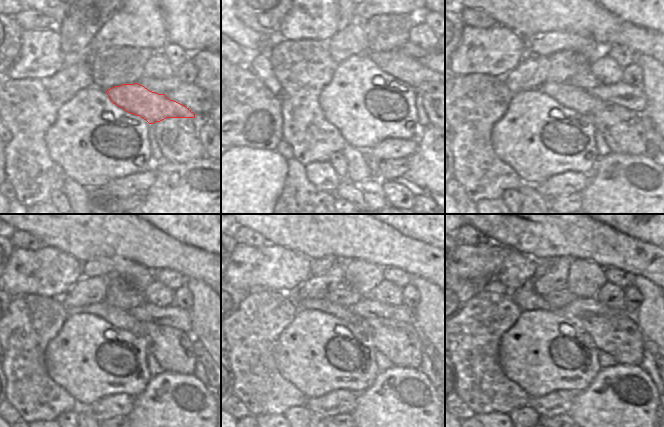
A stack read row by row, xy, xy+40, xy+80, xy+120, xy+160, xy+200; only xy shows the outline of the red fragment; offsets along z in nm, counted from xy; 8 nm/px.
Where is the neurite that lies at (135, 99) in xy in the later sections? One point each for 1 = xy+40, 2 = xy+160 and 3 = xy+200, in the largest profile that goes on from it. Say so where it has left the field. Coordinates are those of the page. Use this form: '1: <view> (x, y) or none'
1: xy+40 (351, 97)
2: xy+160 (346, 314)
3: xy+200 (525, 297)

